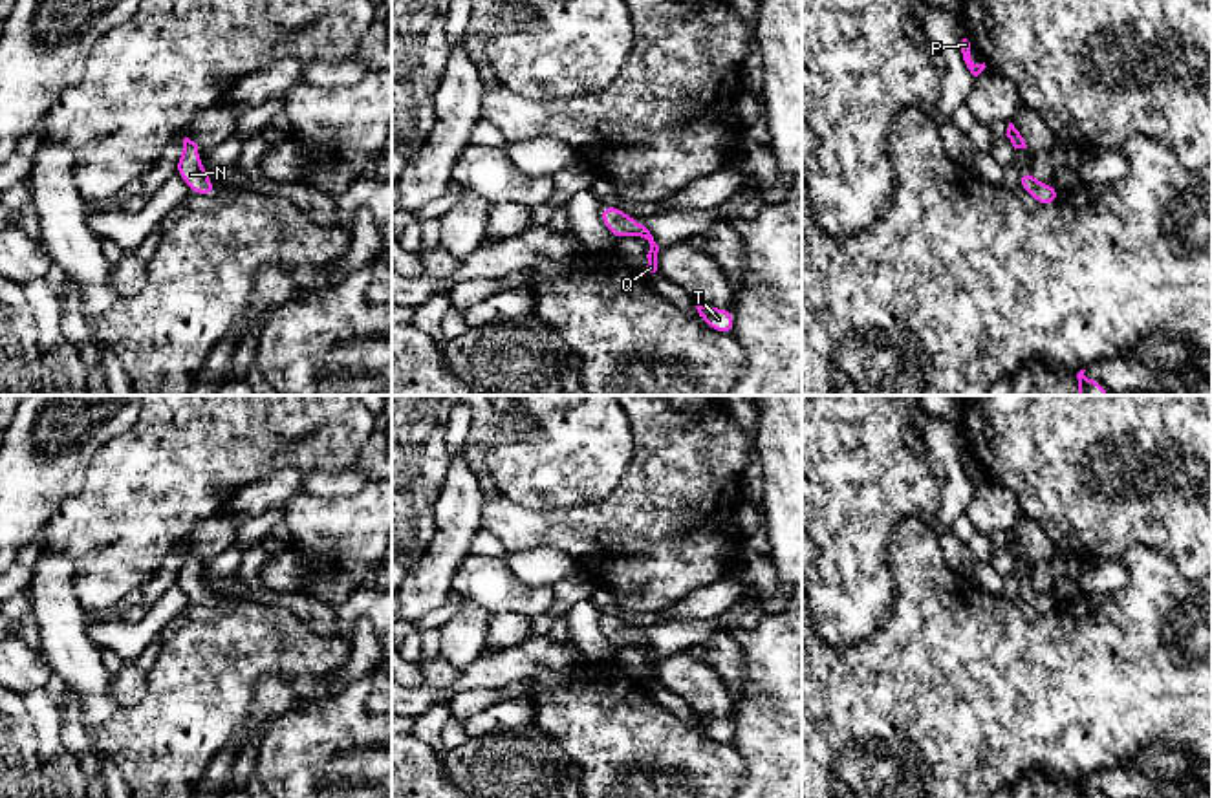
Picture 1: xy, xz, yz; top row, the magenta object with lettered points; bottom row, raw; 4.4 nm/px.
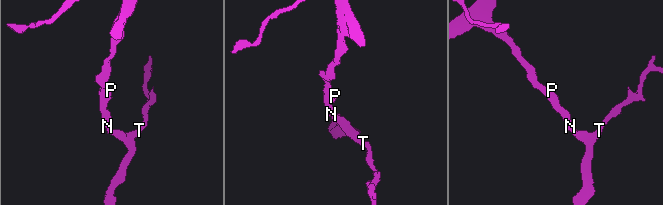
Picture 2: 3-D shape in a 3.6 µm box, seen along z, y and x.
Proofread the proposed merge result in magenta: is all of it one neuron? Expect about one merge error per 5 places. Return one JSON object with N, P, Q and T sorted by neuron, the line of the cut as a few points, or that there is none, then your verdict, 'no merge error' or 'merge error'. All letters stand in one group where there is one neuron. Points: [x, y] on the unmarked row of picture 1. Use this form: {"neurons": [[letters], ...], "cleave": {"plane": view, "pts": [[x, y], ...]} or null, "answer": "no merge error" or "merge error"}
{"neurons": [["N", "P", "Q", "T"]], "cleave": null, "answer": "no merge error"}

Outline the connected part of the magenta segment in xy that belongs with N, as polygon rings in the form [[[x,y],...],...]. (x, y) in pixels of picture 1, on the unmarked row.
[[[189,547],[183,549],[183,562],[176,575],[176,584],[187,591],[190,604],[212,606],[218,602],[218,597],[211,593],[201,577],[198,555]]]

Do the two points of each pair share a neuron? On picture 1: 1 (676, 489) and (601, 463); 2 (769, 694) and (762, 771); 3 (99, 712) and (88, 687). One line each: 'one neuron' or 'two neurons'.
1: two neurons
2: one neuron
3: one neuron

